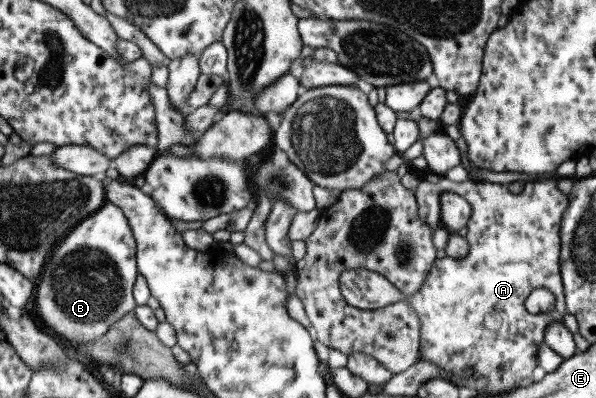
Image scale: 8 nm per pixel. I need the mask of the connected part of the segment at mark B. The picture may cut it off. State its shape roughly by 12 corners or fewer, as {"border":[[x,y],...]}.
{"border":[[112,202],[44,261],[36,309],[90,344],[136,307],[127,219]]}

